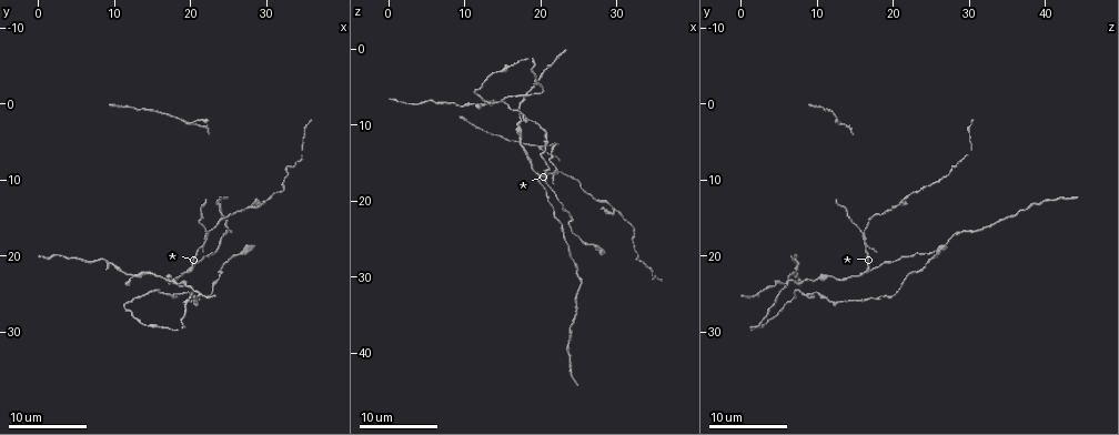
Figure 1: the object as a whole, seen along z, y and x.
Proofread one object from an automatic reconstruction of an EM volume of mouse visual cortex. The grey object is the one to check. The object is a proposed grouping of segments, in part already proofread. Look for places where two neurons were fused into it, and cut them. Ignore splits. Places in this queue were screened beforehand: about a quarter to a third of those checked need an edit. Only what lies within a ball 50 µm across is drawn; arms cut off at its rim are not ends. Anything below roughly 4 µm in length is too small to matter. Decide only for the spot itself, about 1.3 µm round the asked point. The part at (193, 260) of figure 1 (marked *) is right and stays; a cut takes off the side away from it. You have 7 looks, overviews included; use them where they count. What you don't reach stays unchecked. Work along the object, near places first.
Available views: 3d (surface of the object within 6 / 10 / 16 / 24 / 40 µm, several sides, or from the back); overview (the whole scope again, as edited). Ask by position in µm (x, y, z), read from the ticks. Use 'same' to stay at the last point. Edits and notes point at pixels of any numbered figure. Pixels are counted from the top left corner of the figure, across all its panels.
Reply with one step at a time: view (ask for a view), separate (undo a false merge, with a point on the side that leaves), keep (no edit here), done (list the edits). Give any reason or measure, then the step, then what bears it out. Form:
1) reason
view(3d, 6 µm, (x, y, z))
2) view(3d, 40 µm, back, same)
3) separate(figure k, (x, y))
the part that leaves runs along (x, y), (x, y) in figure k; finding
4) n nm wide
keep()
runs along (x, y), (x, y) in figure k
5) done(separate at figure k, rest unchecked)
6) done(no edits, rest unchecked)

two arms in line, one across
view(3d, 10 µm, (29.5, 13.5, 20.5))

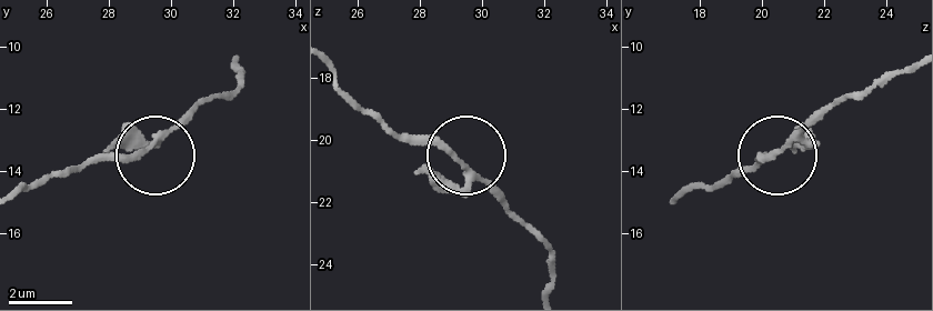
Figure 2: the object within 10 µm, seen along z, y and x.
keep()
runs along (19, 191), (93, 157), (141, 154), (194, 104) in figure 2; one neuron here

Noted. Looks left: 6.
view(3d, 6 µm, (22.5, 17.0, 16.0))

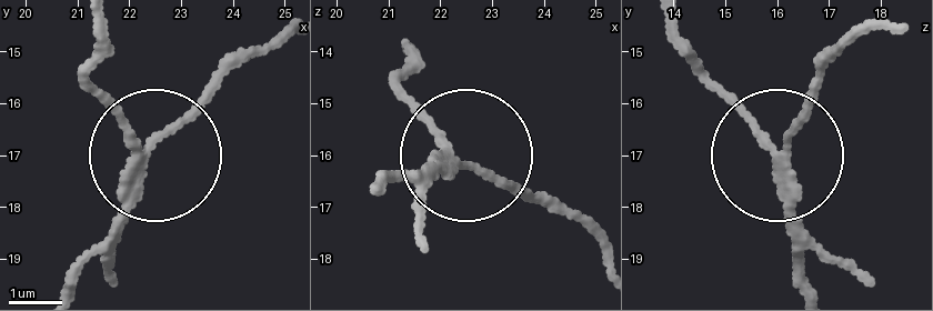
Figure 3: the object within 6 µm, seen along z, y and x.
3 arms
separate(figure 3, (120, 127))
the part that leaves runs along (123, 198), (123, 123), (97, 70), (97, 30) in figure 3; a second neuron is stuck on

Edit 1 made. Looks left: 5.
four-way junction
view(3d, 10 µm, (18.0, 23.5, 6.5))

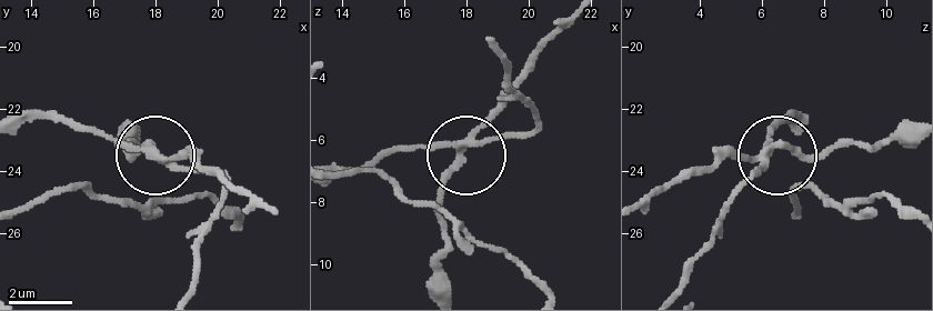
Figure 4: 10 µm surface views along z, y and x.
230 nm wide
separate(figure 4, (505, 134))
the part that leaves runs along (470, 148), (531, 129), (539, 119), (512, 90), (500, 52) in figure 4; a second neuron is stuck on

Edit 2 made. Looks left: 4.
done(separate at figure 3, separate at figure 4, rest unchecked)

